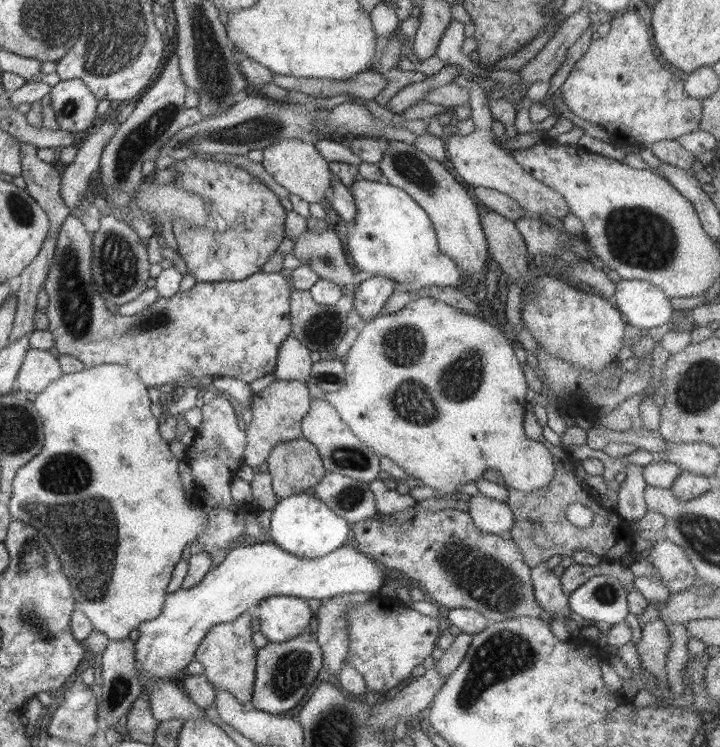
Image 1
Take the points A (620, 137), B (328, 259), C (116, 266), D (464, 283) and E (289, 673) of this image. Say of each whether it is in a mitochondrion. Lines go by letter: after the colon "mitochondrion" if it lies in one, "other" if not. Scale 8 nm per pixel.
A: other
B: mitochondrion
C: mitochondrion
D: other
E: mitochondrion

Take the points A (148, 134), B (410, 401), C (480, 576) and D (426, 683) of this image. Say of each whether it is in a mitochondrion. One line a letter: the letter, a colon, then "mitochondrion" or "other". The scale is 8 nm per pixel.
A: mitochondrion
B: mitochondrion
C: mitochondrion
D: other

